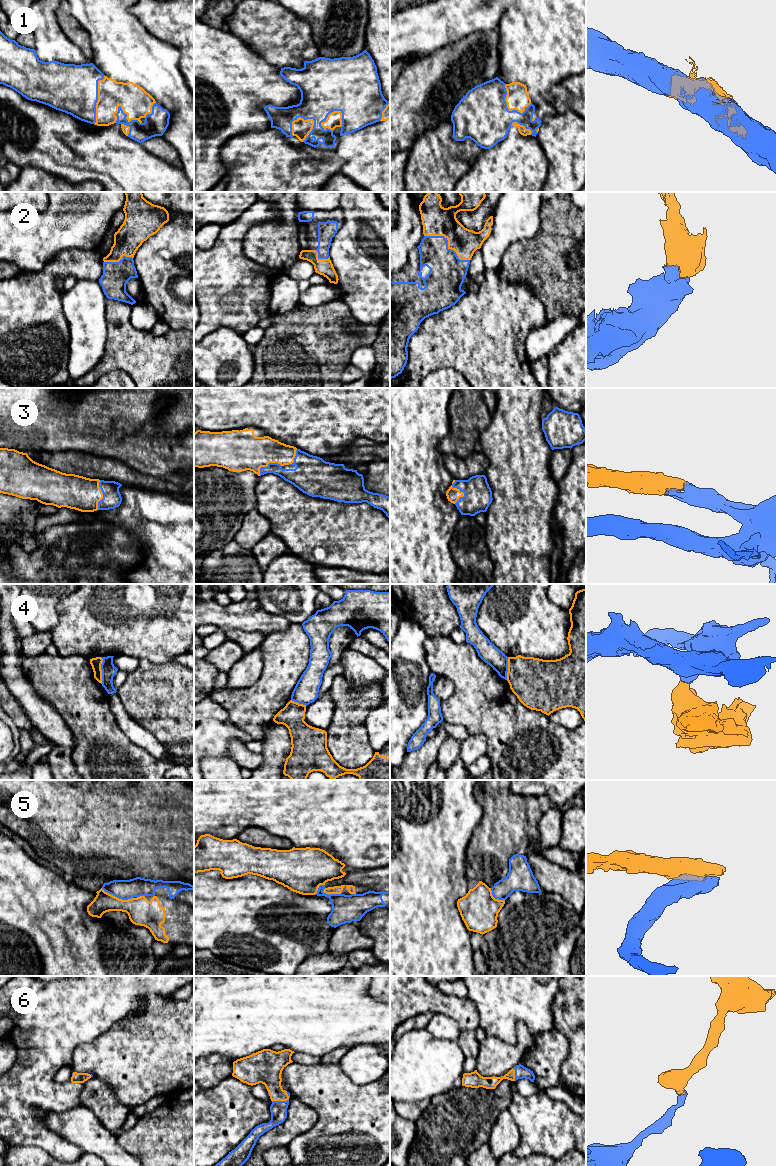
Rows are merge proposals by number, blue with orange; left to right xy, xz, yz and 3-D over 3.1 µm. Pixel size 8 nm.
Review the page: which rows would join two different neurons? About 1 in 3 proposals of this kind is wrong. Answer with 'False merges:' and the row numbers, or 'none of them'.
False merges: 4, 5

